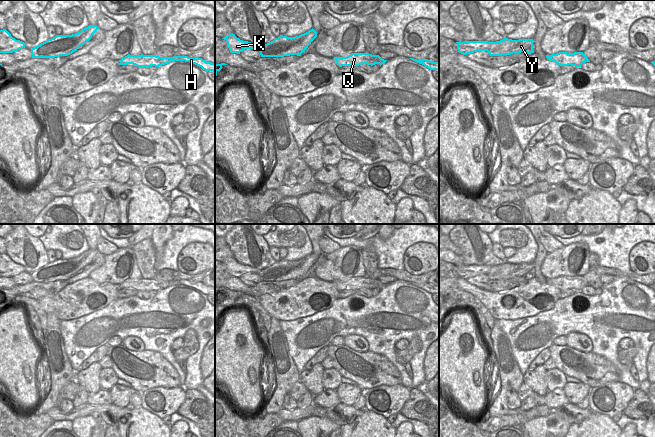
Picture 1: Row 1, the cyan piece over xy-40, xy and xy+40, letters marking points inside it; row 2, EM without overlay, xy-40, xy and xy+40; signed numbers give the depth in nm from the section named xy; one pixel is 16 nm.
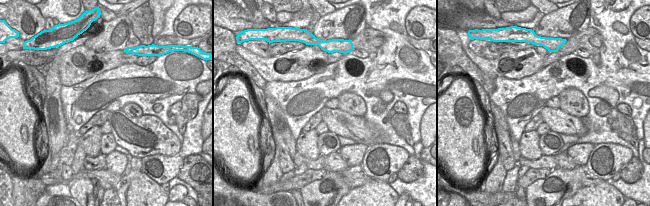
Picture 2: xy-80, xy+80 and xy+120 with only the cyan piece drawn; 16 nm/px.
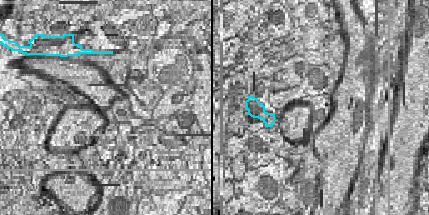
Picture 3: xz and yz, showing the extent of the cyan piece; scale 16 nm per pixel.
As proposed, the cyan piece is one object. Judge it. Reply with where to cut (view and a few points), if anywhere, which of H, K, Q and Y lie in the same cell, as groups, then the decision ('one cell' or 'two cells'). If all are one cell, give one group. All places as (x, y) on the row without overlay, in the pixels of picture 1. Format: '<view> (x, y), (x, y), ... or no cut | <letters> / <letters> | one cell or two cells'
xy+40 (494, 266), (486, 274) | H K Q / Y | two cells

